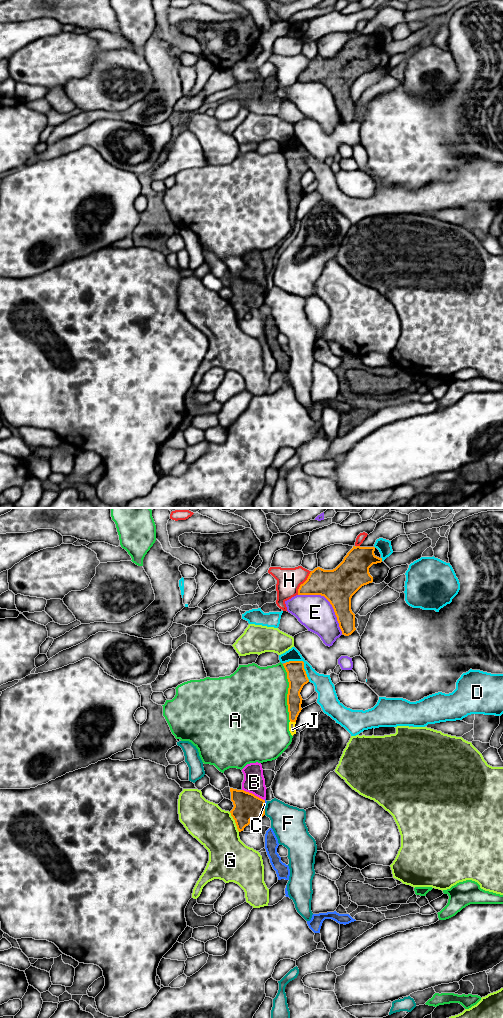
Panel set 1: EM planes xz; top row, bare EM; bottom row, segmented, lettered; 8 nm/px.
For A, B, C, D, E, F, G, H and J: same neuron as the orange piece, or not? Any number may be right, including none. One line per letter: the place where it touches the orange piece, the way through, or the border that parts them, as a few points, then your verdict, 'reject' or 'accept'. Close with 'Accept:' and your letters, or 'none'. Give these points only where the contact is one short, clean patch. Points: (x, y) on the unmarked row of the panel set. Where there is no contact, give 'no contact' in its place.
A: contact xz (288, 180); reject
B: contact xz (253, 282); reject
C: contact xz (264, 291); reject
D: contact xz (303, 150); reject
E: contact xz (329, 89); reject
F: contact xz (264, 299); reject
G: contact xz (235, 310); reject
H: contact xz (303, 71); reject
J: contact xz (293, 209); accept
Accept: J

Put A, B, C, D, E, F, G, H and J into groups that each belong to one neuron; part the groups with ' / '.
A / B C / D / E / F / G / H / J

